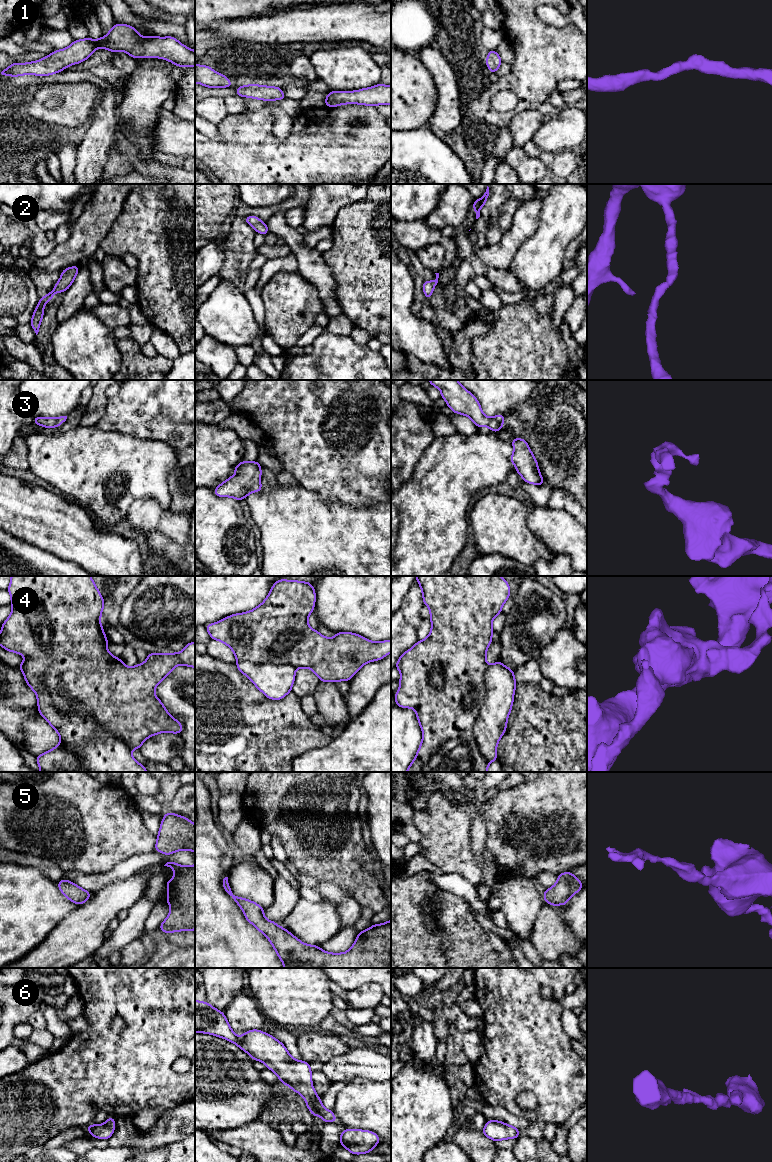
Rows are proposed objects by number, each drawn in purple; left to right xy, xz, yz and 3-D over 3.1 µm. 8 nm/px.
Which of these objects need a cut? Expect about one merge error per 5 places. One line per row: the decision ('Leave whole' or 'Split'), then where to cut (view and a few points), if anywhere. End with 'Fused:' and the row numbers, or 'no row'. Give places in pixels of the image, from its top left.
1: Leave whole. No split
2: Leave whole. No split
3: Leave whole. No split
4: Split. Split along xy (38, 692), (44, 691), (62, 713), (92, 716), (130, 749)
5: Leave whole. No split
6: Leave whole. No split
Fused: 4

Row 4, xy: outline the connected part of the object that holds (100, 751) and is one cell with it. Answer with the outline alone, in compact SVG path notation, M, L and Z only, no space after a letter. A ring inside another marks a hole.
M45 691L39 692L37 704L39 714L57 729L63 744L81 757L83 767L89 772L148 772L144 765L134 759L128 746L105 729L101 729L93 716L60 713Z

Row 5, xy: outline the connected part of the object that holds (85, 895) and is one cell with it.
M62 879L58 883L58 888L62 892L62 894L70 901L77 905L81 905L85 903L90 896L91 892L88 892L78 885L72 883L69 880Z

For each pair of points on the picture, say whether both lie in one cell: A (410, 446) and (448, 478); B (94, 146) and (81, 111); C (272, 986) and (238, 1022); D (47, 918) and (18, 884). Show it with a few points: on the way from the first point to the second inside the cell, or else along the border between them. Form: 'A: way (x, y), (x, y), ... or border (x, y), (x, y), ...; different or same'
A: border (435, 436), (424, 450), (410, 476); different
B: border (99, 96), (99, 101), (90, 118); different
C: border (248, 990), (259, 1010), (271, 1021); different
D: way (39, 910), (21, 892); same

